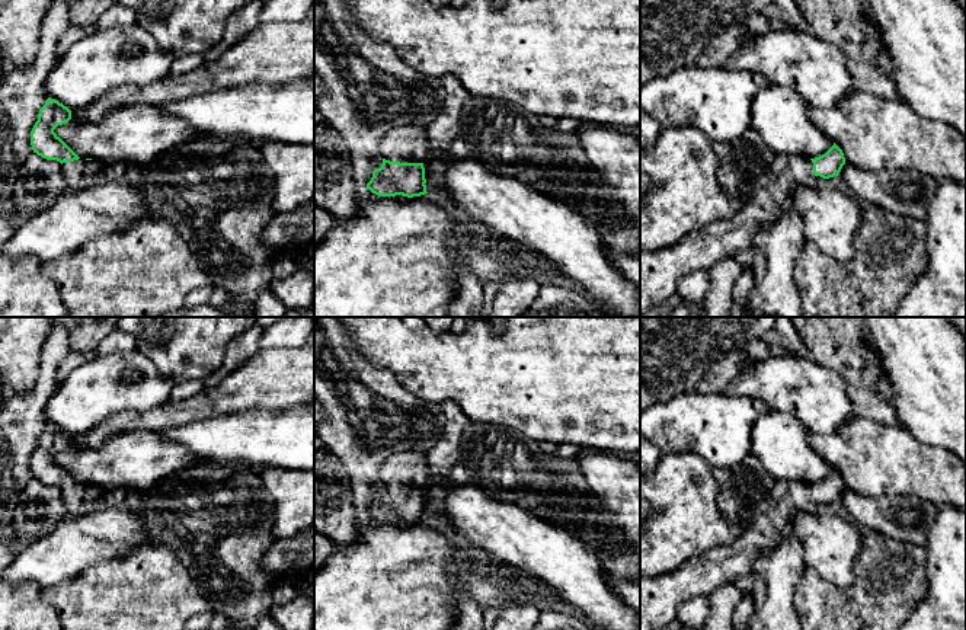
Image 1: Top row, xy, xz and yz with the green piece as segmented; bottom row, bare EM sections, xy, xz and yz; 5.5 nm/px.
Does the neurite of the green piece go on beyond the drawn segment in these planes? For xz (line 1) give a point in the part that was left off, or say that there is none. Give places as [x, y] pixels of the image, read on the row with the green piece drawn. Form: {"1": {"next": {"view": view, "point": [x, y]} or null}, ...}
{"1": {"next": {"view": "xz", "point": [409, 143]}}}

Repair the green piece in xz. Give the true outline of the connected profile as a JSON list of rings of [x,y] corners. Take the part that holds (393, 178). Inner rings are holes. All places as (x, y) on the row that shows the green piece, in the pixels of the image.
[[[403,125],[380,141],[383,164],[372,172],[367,188],[378,196],[420,196],[426,192],[423,160],[428,153],[426,127]]]

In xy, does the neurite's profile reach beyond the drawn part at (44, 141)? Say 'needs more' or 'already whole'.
needs more

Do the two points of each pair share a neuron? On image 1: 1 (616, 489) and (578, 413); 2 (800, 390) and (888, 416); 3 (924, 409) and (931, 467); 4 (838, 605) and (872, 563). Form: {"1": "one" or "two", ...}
{"1": "two", "2": "two", "3": "two", "4": "one"}

